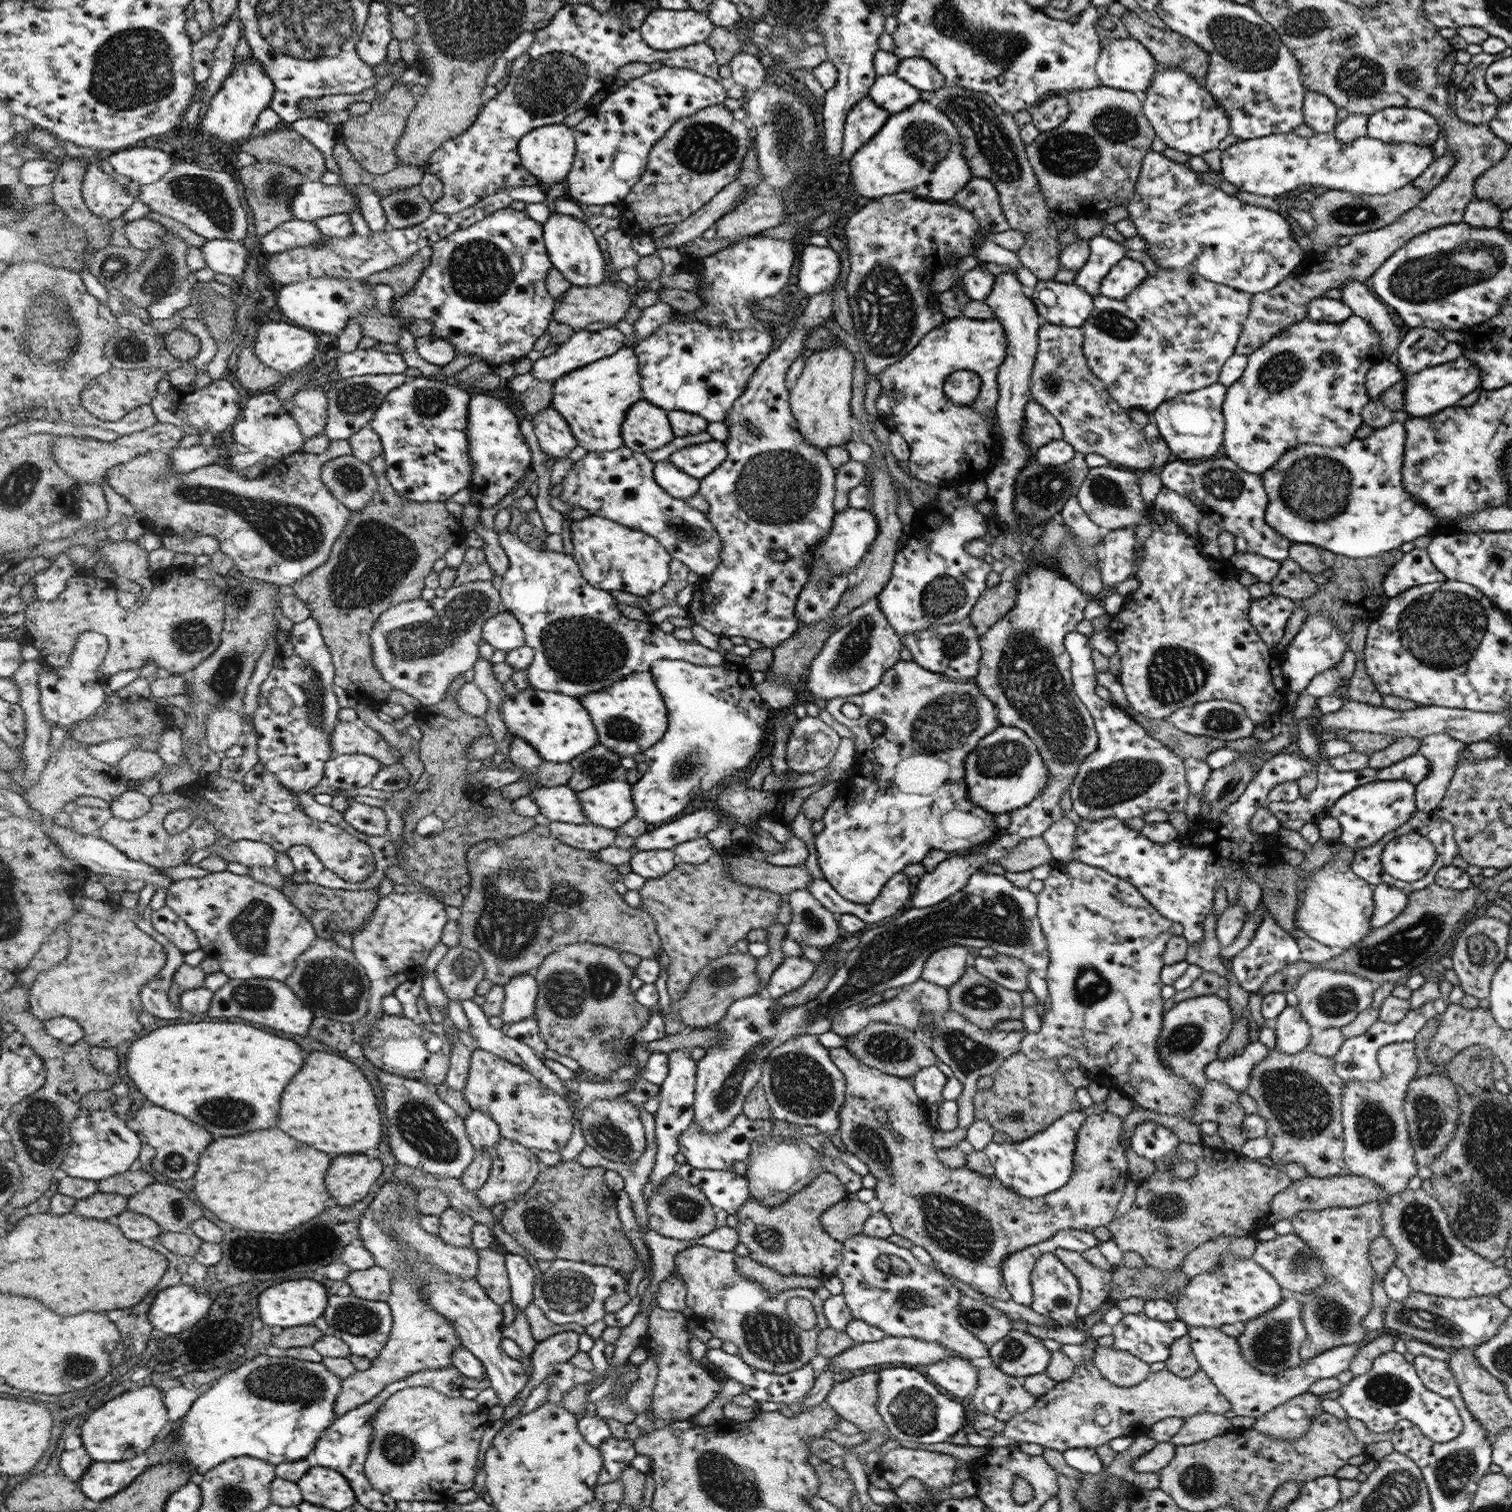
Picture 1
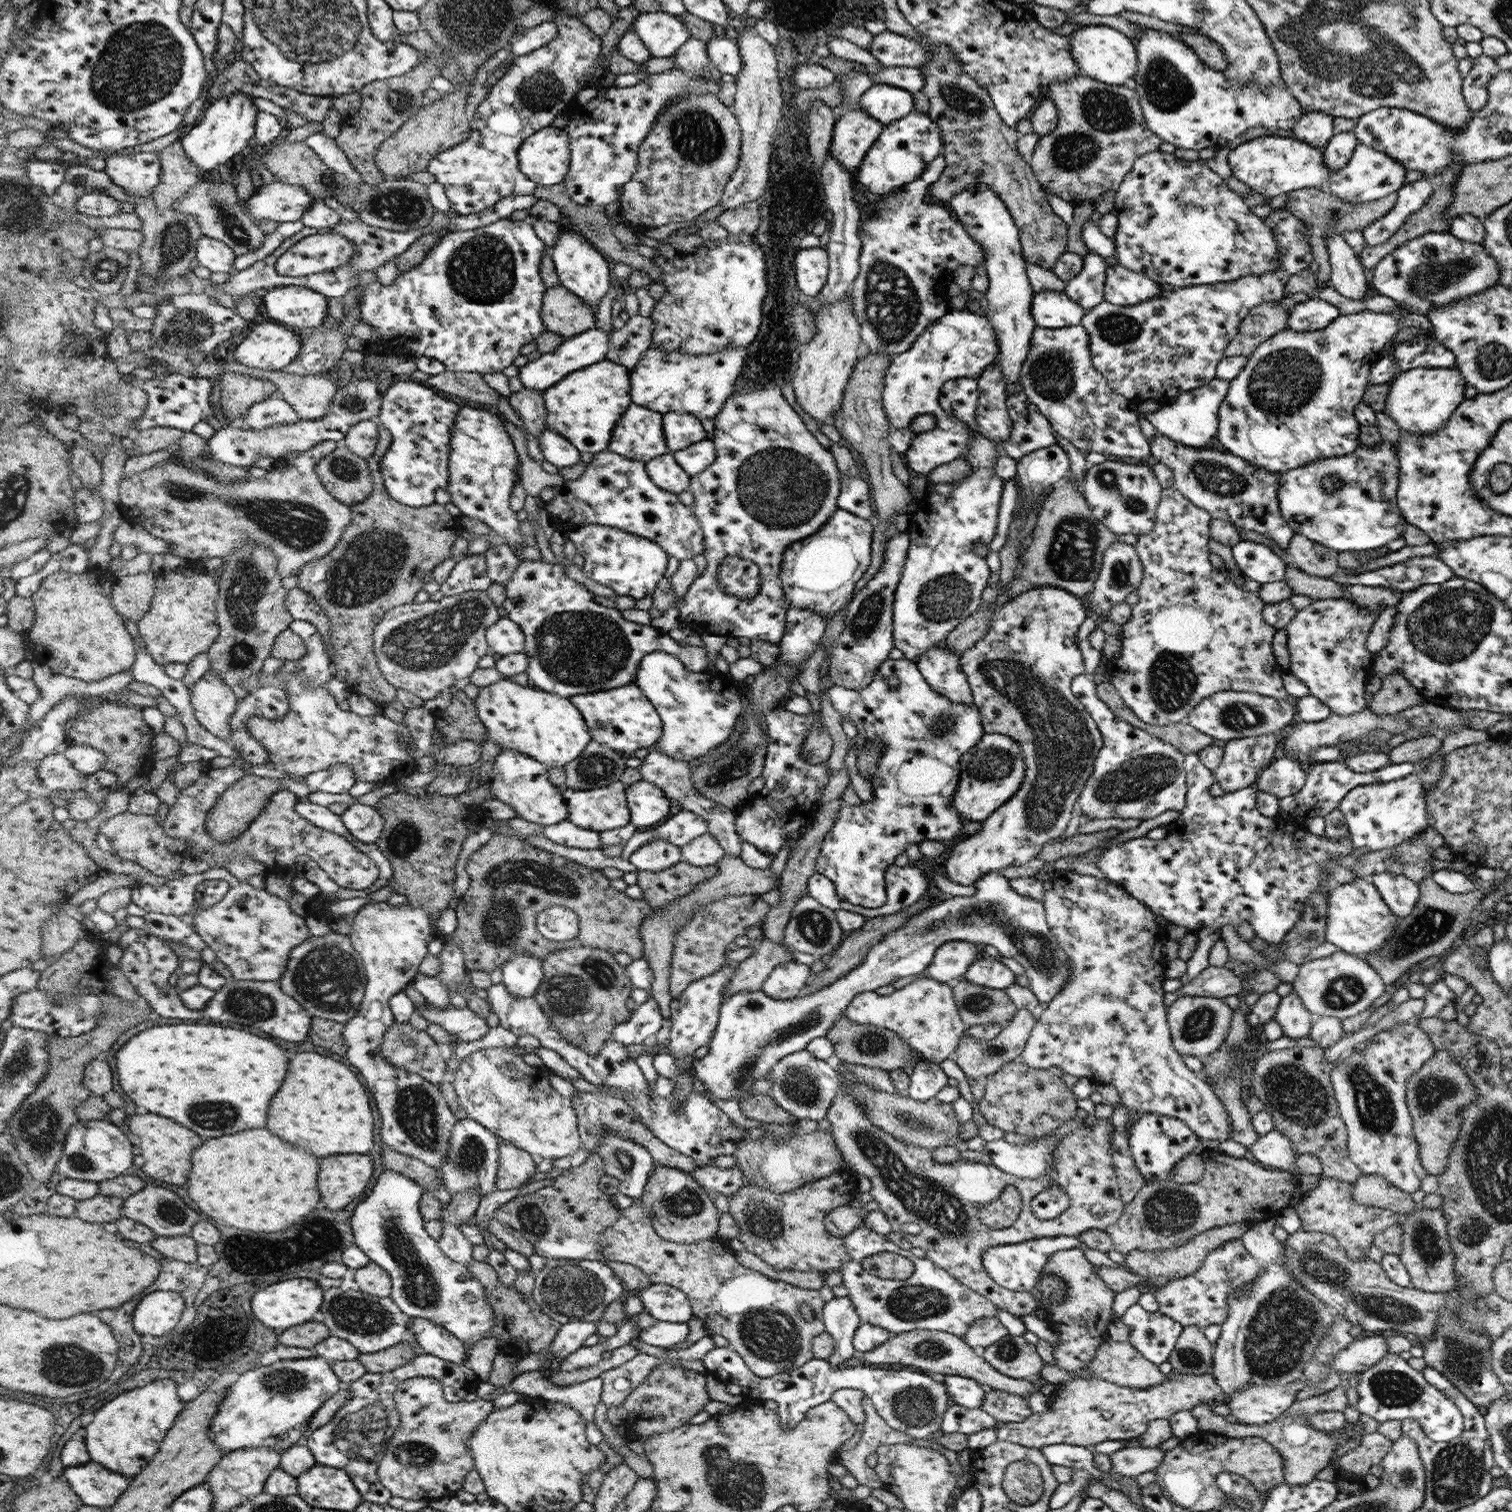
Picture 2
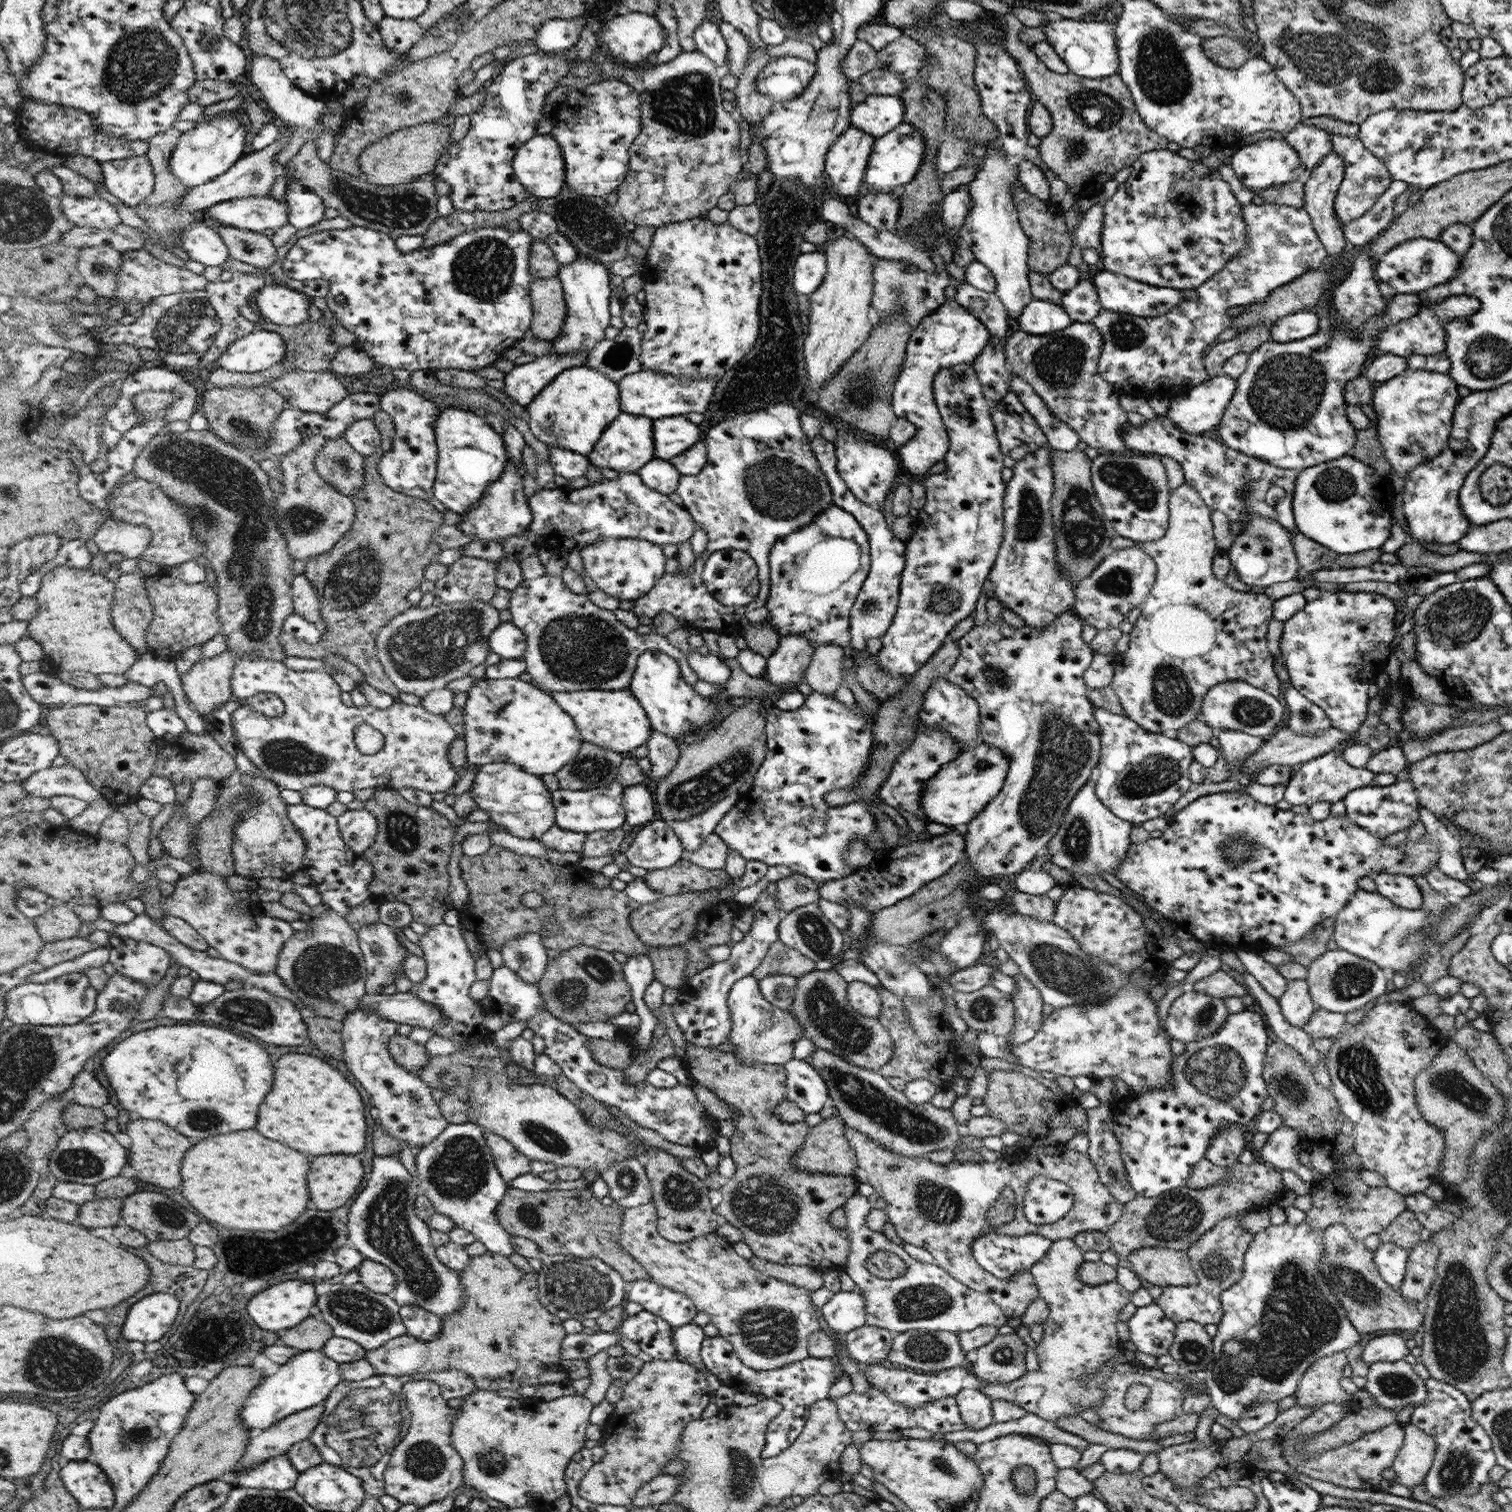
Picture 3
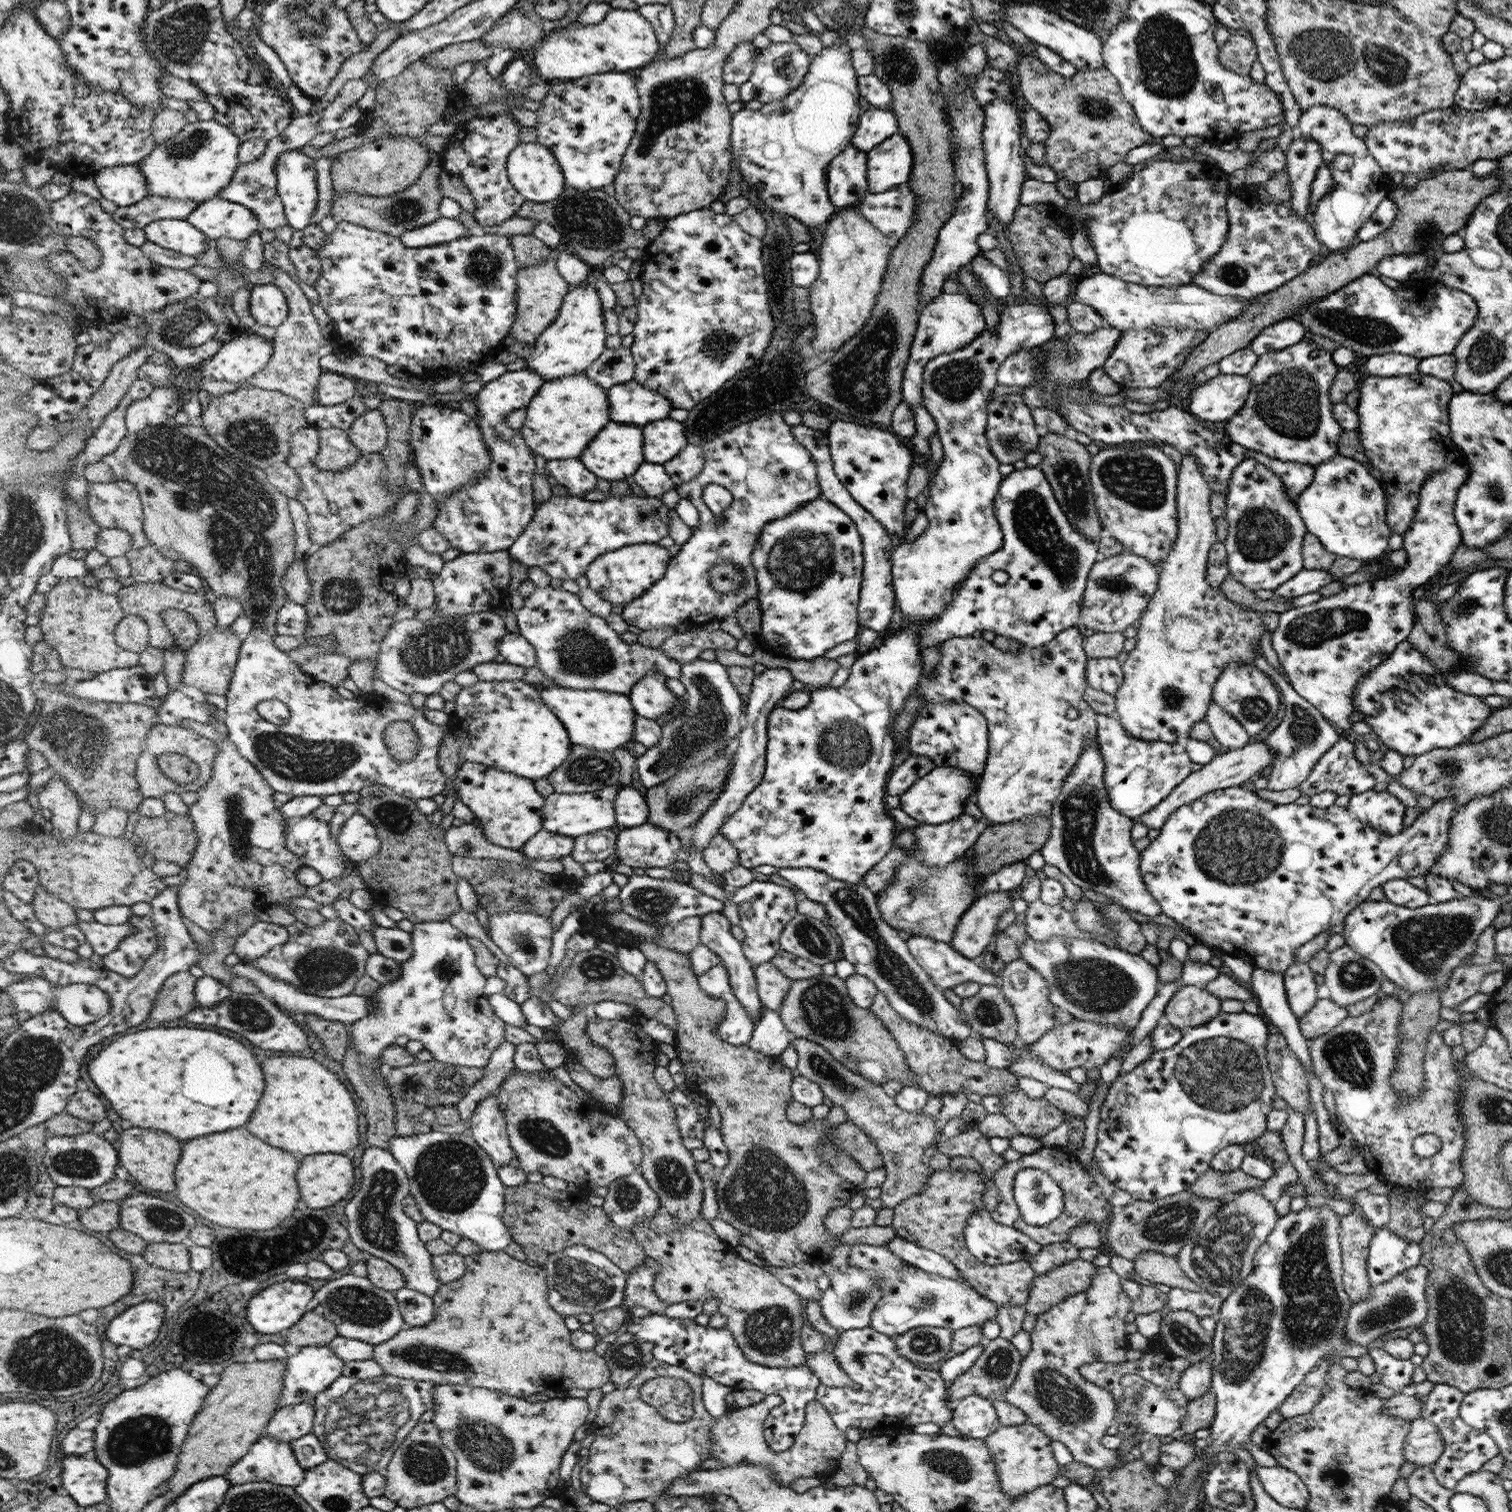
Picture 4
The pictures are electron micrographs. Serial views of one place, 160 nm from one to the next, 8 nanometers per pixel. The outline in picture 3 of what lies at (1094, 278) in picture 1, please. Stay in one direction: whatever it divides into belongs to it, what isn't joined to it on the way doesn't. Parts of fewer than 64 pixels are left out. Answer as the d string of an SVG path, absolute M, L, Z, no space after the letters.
M1093 277L1079 281L1068 293L1062 296L1062 307L1071 315L1074 323L1092 323L1102 310L1102 305L1098 301L1098 292L1093 283Z

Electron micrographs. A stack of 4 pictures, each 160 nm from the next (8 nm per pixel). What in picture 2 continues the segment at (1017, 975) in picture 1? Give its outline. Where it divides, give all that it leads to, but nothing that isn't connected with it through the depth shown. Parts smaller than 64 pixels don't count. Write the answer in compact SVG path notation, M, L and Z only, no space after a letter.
M1000 957L976 960L963 974L963 977L963 980L972 984L1000 990L1005 990L1007 986L1016 983L1014 972L1002 963Z

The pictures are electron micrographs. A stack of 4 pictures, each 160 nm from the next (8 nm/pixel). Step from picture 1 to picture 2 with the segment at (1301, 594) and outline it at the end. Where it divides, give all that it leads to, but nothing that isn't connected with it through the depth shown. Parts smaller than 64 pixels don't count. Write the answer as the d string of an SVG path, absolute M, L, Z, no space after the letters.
M1287 565L1285 578L1293 594L1310 596L1313 601L1327 598L1340 598L1344 594L1343 586L1334 582L1332 578L1310 575L1300 568Z

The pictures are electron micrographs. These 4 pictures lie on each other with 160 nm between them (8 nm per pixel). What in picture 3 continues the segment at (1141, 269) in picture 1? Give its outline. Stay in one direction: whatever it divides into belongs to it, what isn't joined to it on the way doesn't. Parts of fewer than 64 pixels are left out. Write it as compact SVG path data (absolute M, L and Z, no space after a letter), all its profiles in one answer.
M1100 270L1093 276L1093 283L1098 292L1100 305L1108 311L1132 316L1162 316L1182 305L1185 300L1181 290L1152 286L1146 282L1128 278L1111 270Z

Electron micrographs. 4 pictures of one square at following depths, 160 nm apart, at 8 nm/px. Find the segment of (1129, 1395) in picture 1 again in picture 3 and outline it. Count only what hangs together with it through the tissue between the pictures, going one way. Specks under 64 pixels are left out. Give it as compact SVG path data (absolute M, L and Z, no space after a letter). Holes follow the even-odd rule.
M1114 1373L1105 1382L1105 1391L1107 1394L1103 1396L1102 1403L1092 1407L1092 1410L1102 1419L1102 1423L1096 1426L1111 1433L1121 1434L1126 1438L1133 1438L1134 1440L1153 1439L1157 1424L1174 1420L1183 1415L1184 1392L1168 1381L1151 1377L1146 1373ZM1138 1382L1148 1386L1150 1393L1144 1406L1137 1412L1132 1412L1125 1406L1126 1392L1132 1384L1138 1384Z

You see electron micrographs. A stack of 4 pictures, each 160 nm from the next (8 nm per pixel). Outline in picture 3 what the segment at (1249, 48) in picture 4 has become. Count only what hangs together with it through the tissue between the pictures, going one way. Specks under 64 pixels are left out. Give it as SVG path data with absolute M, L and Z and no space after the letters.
M1229 35L1203 39L1202 46L1204 54L1224 68L1240 70L1250 58L1248 47Z

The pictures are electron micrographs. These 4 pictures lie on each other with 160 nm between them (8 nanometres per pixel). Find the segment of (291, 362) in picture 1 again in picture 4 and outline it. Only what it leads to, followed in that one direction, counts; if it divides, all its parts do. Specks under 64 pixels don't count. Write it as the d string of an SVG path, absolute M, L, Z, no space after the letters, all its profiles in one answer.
M256 334L234 337L226 341L214 356L206 358L200 367L202 380L222 380L238 382L239 386L246 380L260 373L271 360L274 341L267 341Z

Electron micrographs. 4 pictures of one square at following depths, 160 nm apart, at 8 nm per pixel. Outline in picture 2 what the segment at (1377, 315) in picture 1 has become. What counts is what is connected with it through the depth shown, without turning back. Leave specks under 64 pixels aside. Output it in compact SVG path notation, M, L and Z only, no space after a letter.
M1332 232L1332 234L1328 235L1325 242L1332 269L1328 289L1336 290L1336 292L1345 298L1362 301L1368 290L1368 282L1366 281L1366 274L1364 274L1365 268L1361 265L1357 252L1344 242L1344 238L1340 232Z

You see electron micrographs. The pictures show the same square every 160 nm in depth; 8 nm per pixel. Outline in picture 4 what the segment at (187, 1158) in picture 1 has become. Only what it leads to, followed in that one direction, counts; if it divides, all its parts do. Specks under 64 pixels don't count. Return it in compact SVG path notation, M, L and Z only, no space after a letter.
M130 1128L125 1130L120 1138L121 1165L126 1168L136 1180L149 1190L164 1193L176 1193L176 1168L182 1158L182 1142L168 1132L148 1130L148 1128Z

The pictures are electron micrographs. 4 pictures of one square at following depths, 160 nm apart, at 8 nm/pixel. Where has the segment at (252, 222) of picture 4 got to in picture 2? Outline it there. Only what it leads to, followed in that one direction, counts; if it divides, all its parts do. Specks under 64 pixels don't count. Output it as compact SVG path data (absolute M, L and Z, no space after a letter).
M276 180L262 188L246 200L244 212L254 218L254 222L274 221L278 224L301 221L307 210L312 208L314 198L302 186Z

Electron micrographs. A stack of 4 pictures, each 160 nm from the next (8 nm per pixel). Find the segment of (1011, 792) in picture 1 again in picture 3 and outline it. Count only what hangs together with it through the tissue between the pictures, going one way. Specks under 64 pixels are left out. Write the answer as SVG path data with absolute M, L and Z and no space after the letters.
M982 741L975 748L960 752L954 761L942 766L936 778L931 778L921 798L921 809L931 822L963 828L1000 794L1008 778L1008 769L1009 762L1003 750Z

